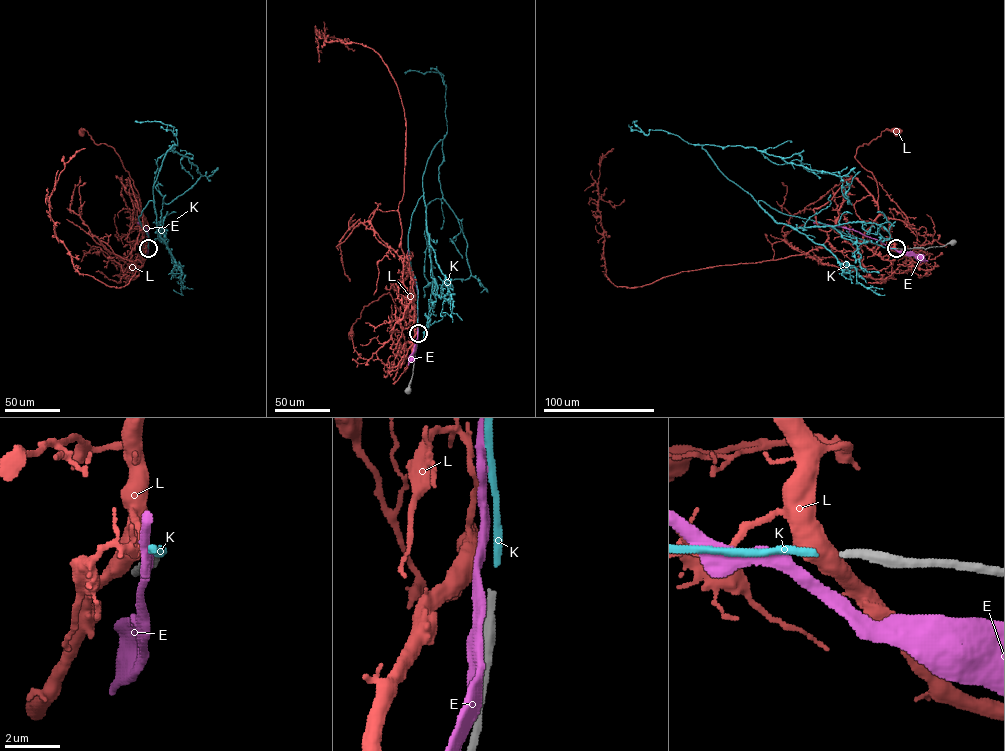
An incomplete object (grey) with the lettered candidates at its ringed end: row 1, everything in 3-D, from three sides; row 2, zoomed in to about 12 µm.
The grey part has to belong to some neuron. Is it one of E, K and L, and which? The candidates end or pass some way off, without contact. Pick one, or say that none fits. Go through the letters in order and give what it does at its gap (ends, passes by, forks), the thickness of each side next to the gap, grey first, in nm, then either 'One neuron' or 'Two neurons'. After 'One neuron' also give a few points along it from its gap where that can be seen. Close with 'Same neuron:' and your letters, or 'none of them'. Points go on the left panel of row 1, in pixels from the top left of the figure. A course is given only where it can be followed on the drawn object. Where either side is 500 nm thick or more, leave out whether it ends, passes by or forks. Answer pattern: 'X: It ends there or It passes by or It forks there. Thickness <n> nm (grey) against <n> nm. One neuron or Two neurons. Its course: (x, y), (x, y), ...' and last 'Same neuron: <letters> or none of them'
E: It passes by. Thickness 280 nm (grey) against 320 nm. Two neurons
K: It ends there. Thickness 280 nm (grey) against 280 nm. One neuron. Its course: (148, 248), (138, 217), (153, 202), (169, 145), (201, 175), (166, 204), (154, 171)
L: Thickness 280 nm (grey) against 500 nm. Two neurons
Same neuron: K

